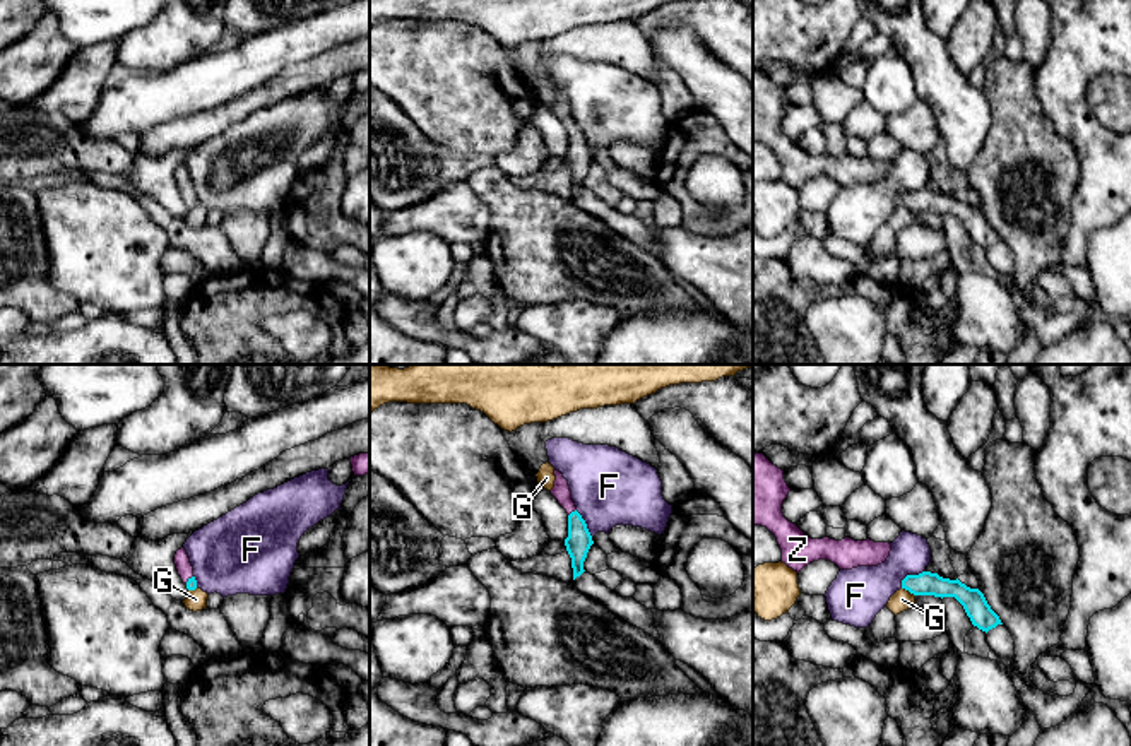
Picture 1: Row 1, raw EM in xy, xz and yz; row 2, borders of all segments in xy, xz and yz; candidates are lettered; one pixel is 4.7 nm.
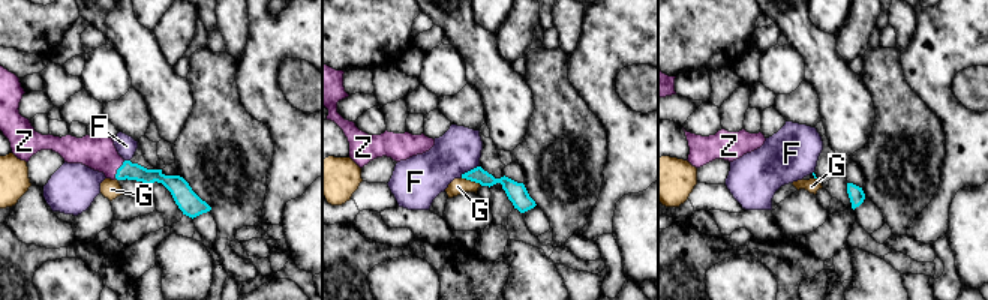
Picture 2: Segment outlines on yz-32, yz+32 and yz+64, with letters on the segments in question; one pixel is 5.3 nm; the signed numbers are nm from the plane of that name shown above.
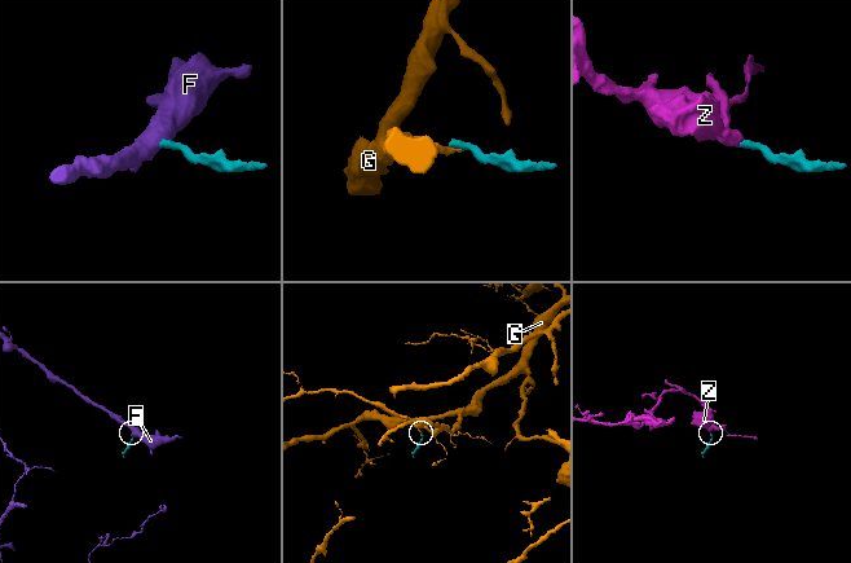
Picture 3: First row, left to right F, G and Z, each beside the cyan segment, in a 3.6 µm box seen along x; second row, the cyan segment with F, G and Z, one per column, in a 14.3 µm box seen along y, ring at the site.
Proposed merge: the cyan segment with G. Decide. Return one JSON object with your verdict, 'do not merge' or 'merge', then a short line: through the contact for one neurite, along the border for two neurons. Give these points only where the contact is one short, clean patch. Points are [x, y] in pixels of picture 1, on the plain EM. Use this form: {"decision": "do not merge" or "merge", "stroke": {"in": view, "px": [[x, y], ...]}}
{"decision": "do not merge", "stroke": {"in": "yz", "px": [[902, 204], [914, 213]]}}

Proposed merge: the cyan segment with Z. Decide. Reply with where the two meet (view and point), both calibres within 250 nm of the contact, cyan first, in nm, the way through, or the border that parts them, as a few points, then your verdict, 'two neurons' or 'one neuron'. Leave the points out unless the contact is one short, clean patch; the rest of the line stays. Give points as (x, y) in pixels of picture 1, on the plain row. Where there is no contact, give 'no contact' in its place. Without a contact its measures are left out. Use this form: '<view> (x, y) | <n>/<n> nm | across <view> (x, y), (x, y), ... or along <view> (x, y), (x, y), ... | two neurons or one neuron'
xz (572, 129) | 120/80 nm | across xz (579, 158), (572, 129), (562, 108) | one neuron

